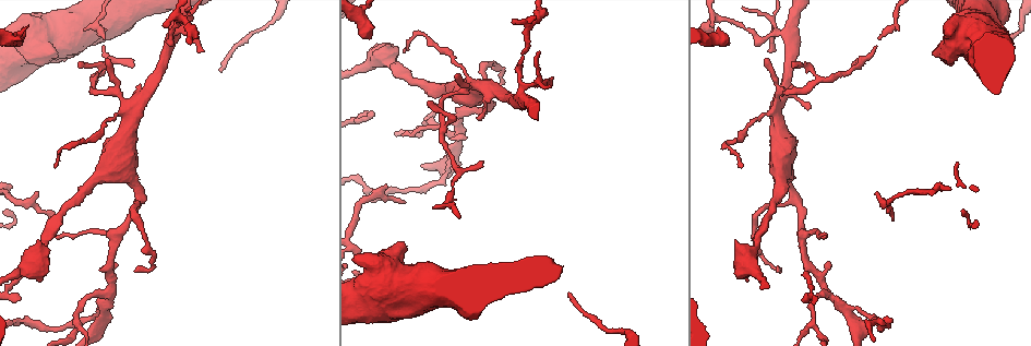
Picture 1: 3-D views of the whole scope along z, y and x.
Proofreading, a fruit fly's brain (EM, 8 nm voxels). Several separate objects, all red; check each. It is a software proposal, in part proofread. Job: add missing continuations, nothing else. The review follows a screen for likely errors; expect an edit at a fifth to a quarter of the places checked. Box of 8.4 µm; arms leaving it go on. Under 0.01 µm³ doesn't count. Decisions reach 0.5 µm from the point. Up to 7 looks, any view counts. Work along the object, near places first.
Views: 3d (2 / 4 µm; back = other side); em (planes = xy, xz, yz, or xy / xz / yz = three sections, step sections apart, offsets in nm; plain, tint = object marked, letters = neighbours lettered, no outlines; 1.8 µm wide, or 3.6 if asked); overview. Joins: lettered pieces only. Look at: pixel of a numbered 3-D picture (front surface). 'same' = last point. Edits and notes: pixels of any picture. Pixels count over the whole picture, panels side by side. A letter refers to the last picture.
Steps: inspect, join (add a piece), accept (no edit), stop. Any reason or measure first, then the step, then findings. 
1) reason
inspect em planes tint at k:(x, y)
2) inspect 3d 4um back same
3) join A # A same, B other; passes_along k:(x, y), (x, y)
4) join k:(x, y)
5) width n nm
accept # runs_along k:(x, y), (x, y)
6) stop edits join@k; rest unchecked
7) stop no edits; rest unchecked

inspect 3d 4um at 1:(98, 322)

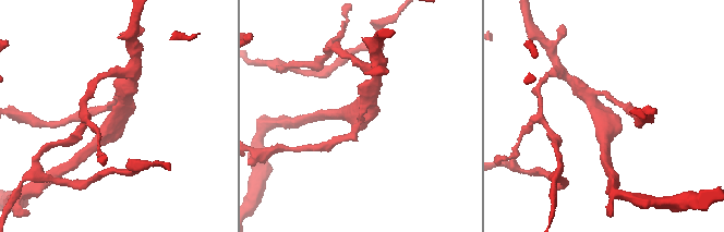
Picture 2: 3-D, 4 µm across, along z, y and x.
arms 3; arm_widths 170, 170, 200 nm
inspect em xz step 8 tint at 2:(609, 116)

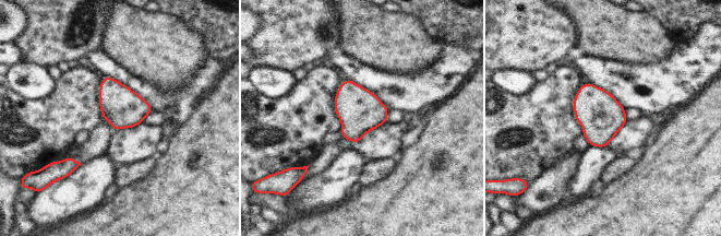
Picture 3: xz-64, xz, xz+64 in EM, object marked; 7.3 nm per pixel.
cut it another way
inspect em planes letters same

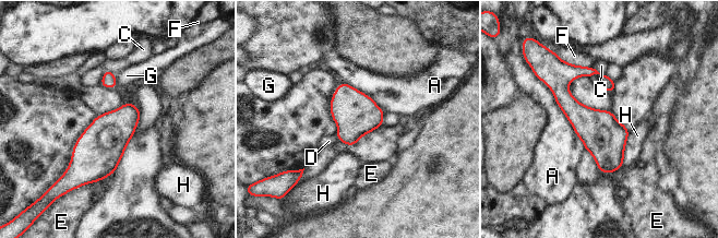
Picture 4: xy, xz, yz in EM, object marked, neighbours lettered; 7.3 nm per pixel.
accept # A other, C other, D other, E other, F other, G other, H other; runs_along 4:(569, 67), (563, 98), (615, 167); no lettered piece goes on from it

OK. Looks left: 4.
thin end
inspect em planes letters at 1:(405, 202)

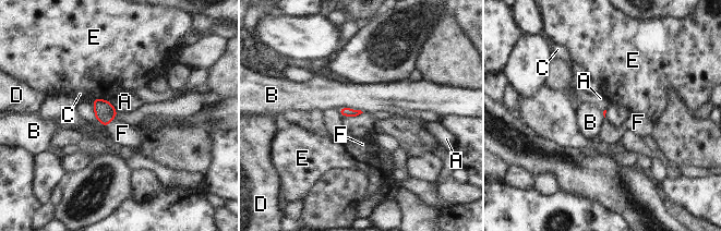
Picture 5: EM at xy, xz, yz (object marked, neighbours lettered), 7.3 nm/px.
join F # A other, B other, C other, D other, E other, F same; passes_along 5:(105, 112), (109, 122), (122, 133); the neuron continues

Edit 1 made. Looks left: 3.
inspect overview

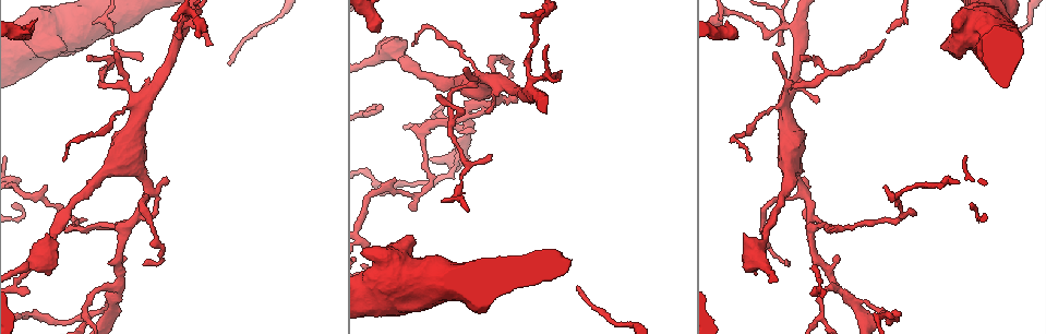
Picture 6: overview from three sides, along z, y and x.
free end
inspect 3d 4um at 6:(560, 73)

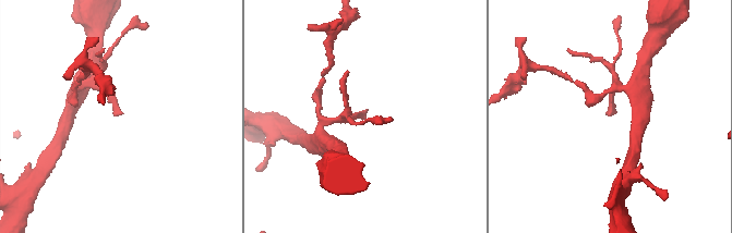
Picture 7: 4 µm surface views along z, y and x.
shape alone is not enough
inspect em 3.6um planes letters at 7:(119, 114)

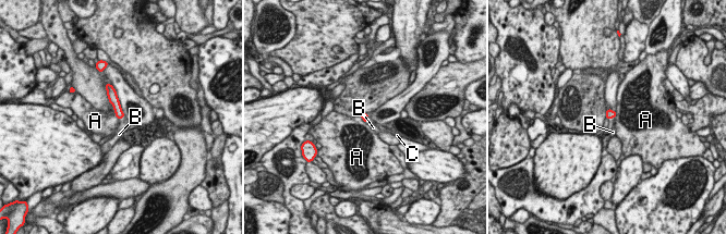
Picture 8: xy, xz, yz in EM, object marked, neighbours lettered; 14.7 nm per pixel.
longest_contact A 140 nm
join C # A other, B other, C same; passes_along 8:(364, 115), (365, 120), (368, 121); it goes on there

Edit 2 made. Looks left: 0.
stop edits join@5, join@8; rest unchecked

